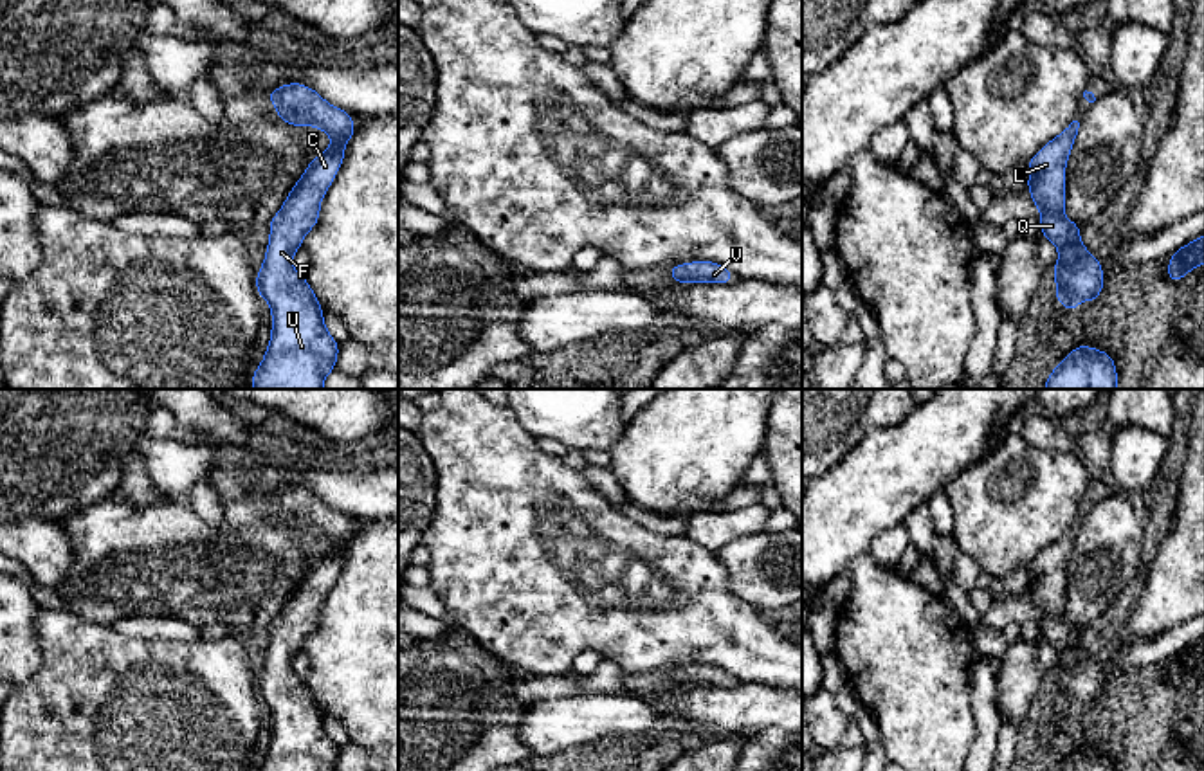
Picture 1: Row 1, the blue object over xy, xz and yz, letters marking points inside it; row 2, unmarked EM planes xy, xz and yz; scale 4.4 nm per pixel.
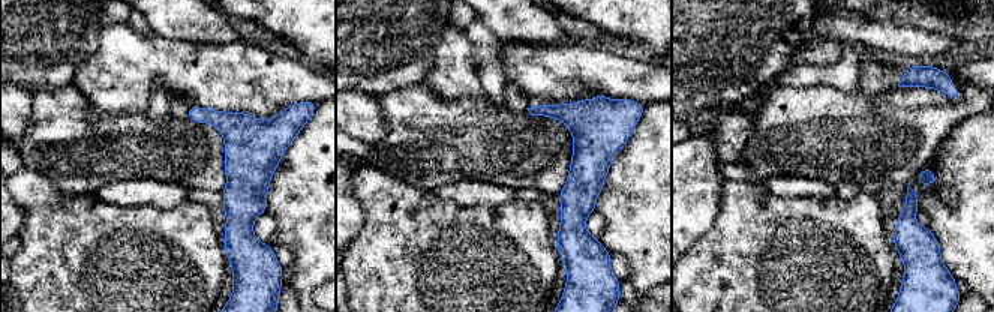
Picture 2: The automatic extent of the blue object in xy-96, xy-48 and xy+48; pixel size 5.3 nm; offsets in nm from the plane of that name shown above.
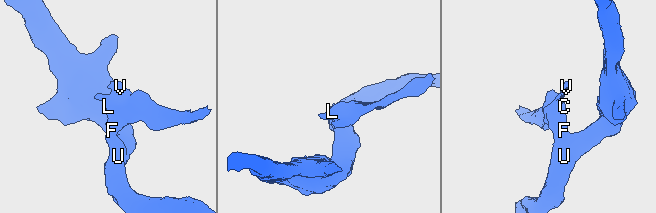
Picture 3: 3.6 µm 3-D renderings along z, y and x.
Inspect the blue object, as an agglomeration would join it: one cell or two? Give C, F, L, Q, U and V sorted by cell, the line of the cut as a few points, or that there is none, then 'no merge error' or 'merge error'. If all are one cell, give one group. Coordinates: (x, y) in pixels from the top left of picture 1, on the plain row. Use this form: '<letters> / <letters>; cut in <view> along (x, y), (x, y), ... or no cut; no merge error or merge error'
C F L Q U V; no cut; no merge error

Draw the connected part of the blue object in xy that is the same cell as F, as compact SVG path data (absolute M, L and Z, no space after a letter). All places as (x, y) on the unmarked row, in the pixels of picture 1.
M287 486L267 495L278 521L290 530L315 530L328 537L332 549L315 558L269 625L270 643L256 677L256 692L272 717L267 757L258 771L335 771L339 748L328 737L323 712L306 681L292 670L305 638L317 629L321 603L344 564L344 549L353 540L353 519L332 510L315 494Z

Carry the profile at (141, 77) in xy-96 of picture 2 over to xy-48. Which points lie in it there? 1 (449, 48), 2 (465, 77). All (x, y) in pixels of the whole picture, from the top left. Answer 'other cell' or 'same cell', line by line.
1: same cell
2: same cell

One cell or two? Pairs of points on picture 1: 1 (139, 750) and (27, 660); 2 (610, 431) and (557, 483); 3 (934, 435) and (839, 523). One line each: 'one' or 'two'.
1: two
2: two
3: one

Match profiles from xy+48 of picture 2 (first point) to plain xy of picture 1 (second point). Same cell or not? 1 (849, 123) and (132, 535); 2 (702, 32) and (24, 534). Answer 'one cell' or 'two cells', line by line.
1: one cell
2: two cells

